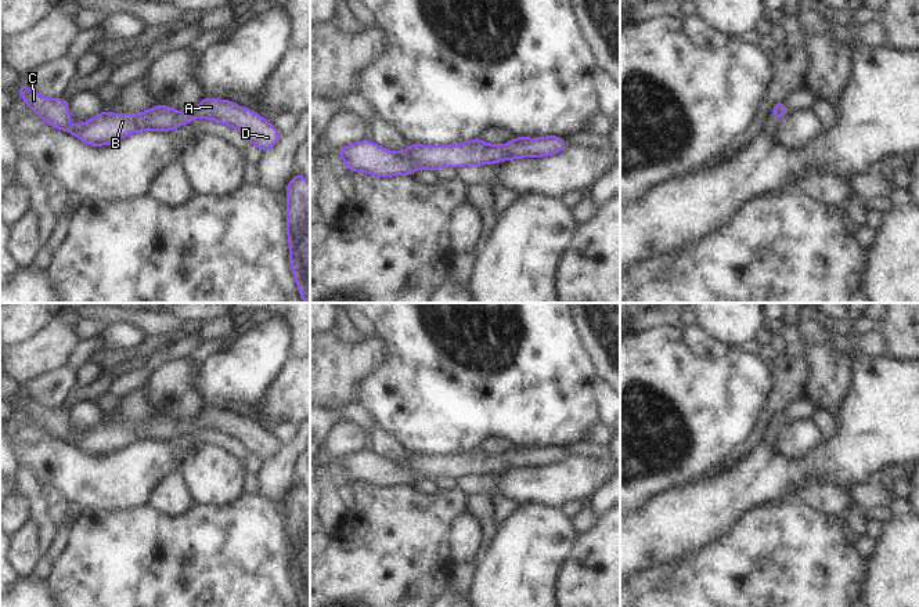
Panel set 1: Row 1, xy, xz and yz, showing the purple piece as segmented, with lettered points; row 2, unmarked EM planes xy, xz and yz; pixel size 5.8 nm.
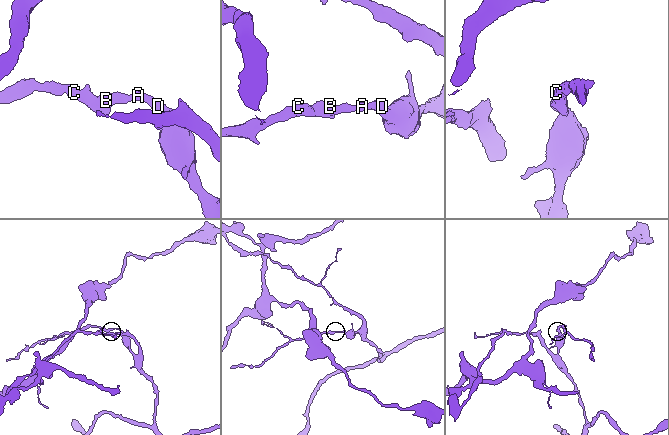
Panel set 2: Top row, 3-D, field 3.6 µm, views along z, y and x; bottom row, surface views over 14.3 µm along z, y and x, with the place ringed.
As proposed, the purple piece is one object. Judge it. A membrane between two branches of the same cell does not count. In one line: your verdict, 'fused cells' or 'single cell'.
single cell

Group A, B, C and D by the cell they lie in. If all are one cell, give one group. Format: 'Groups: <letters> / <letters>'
Groups: A B C D

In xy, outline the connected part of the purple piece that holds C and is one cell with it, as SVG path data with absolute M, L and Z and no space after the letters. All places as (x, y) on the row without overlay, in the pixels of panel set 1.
M22 391L18 401L24 412L46 433L58 440L66 440L91 456L108 455L136 441L172 441L181 434L192 434L197 427L217 430L241 441L248 452L257 455L262 460L271 459L281 447L262 424L228 409L203 407L188 423L167 415L156 415L137 424L102 420L95 427L71 437L69 415L61 407L43 407Z

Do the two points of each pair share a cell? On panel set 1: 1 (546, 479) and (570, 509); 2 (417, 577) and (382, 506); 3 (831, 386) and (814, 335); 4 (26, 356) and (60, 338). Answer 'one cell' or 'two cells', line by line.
1: two cells
2: one cell
3: one cell
4: one cell

